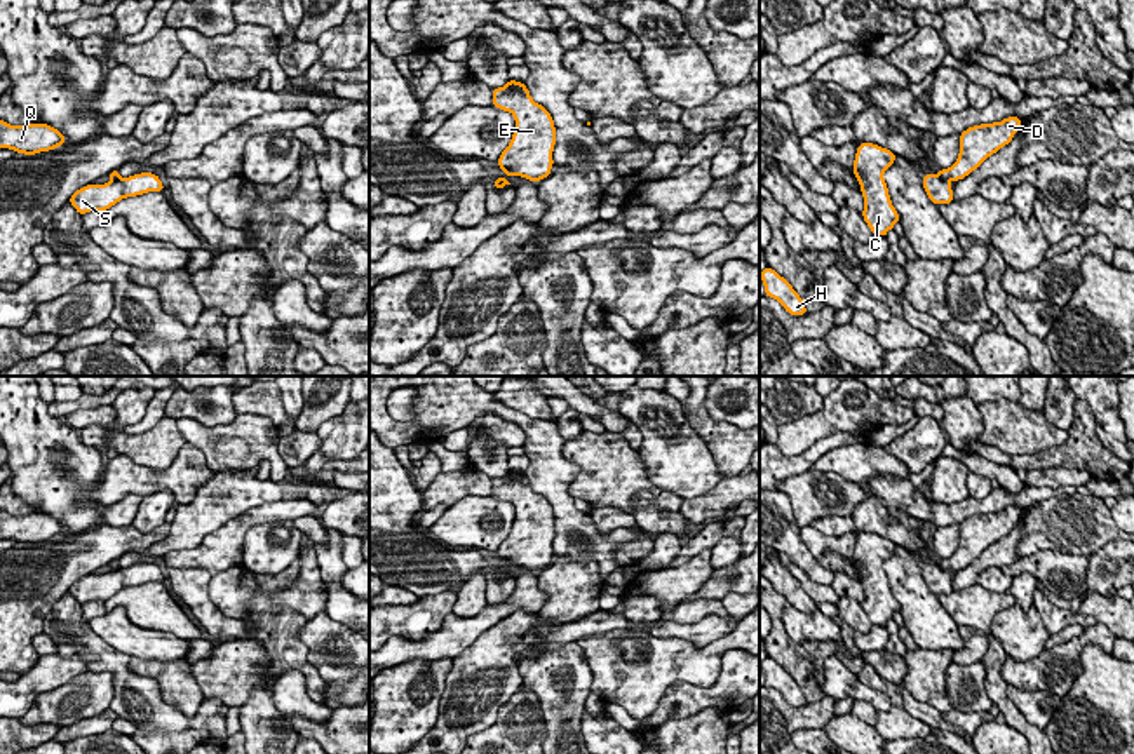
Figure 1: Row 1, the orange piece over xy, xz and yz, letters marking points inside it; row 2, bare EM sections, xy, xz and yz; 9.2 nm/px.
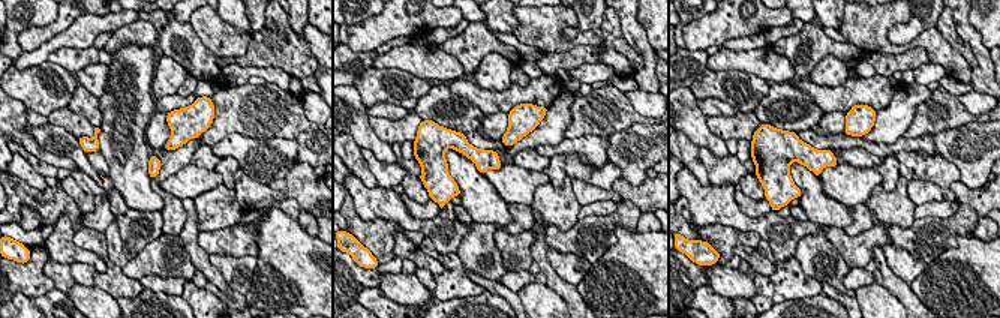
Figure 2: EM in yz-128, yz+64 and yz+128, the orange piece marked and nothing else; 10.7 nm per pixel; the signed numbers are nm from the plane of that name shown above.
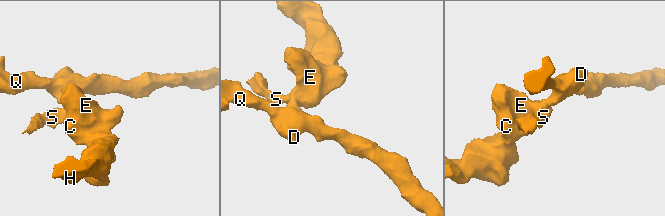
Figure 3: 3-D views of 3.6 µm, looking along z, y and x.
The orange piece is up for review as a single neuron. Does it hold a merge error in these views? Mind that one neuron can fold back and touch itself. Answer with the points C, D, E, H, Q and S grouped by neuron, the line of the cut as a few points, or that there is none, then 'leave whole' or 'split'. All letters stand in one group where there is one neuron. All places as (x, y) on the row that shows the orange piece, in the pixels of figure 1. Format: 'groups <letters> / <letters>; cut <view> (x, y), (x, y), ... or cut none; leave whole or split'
groups C E H S / D Q; cut yz (938, 175), (946, 180); split

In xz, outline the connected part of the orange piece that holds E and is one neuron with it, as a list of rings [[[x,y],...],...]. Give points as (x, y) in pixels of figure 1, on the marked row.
[[[509,80],[503,87],[491,89],[493,106],[510,111],[516,129],[509,146],[498,157],[498,167],[507,176],[542,181],[554,165],[556,125],[552,115],[535,103],[523,82]]]

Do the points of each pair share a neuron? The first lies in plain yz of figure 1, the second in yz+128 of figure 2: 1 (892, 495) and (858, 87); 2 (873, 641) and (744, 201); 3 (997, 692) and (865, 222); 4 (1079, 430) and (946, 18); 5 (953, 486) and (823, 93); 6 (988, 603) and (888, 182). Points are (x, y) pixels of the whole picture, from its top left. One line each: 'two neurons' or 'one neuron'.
1: one neuron
2: one neuron
3: two neurons
4: one neuron
5: two neurons
6: two neurons

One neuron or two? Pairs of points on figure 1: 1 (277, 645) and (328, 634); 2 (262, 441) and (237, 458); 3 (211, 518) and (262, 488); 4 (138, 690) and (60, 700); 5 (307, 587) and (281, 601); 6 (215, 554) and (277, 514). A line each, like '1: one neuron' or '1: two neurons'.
1: two neurons
2: one neuron
3: one neuron
4: two neurons
5: one neuron
6: one neuron

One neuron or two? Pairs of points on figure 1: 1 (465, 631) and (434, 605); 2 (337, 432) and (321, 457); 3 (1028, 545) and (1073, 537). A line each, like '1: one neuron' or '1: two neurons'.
1: two neurons
2: one neuron
3: one neuron

